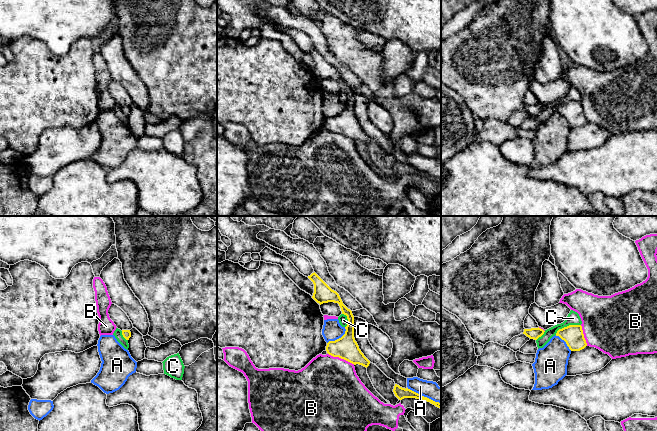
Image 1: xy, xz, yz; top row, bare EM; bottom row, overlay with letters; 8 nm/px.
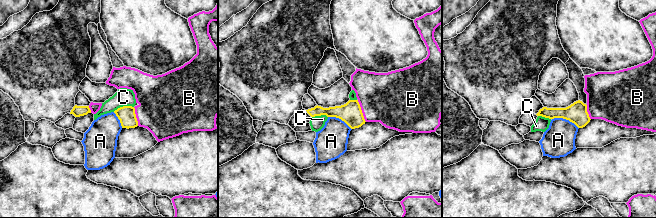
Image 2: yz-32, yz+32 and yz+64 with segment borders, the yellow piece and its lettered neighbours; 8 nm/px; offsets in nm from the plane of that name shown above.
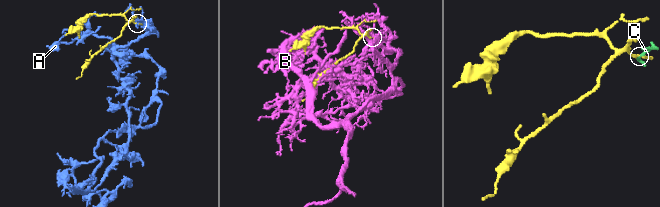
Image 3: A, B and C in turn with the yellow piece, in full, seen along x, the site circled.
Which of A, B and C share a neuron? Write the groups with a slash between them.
A / B / C

